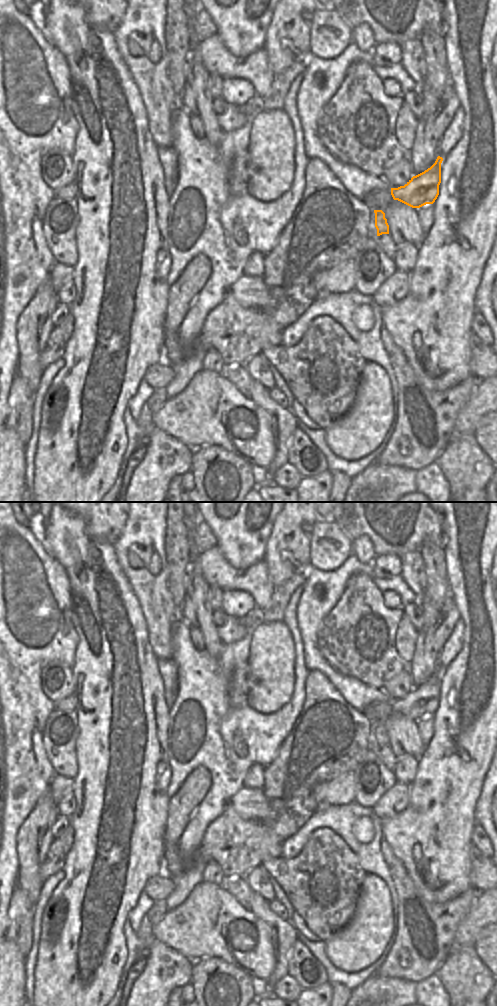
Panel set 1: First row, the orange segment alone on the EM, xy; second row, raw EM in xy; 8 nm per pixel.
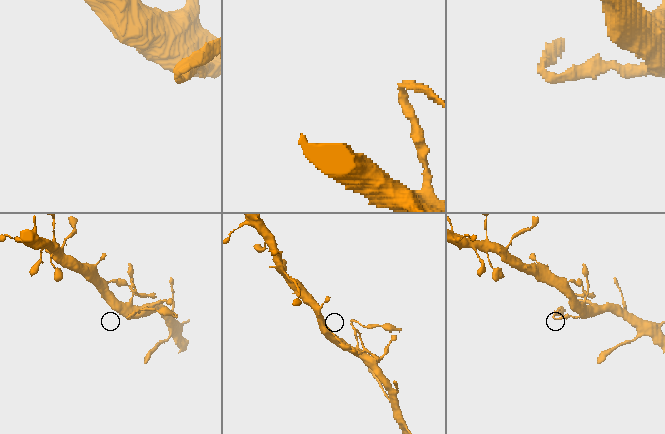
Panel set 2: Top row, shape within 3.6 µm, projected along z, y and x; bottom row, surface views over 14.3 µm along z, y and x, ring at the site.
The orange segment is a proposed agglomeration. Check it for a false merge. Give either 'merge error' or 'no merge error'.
merge error

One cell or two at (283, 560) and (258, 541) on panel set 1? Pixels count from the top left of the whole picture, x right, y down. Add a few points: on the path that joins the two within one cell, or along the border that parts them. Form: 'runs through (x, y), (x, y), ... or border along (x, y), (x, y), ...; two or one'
border along (273, 524), (265, 547), (265, 556), (262, 559); two

